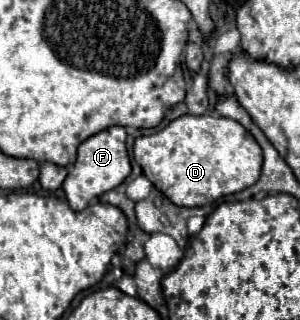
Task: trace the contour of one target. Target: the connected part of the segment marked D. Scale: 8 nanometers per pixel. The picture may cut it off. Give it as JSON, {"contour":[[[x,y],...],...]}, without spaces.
{"contour":[[[182,115],[162,131],[134,141],[134,159],[150,183],[178,207],[202,207],[238,193],[258,181],[262,149],[234,119],[216,115]]]}

